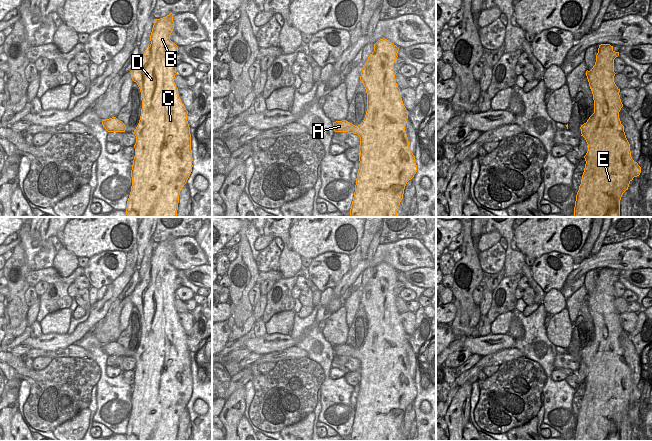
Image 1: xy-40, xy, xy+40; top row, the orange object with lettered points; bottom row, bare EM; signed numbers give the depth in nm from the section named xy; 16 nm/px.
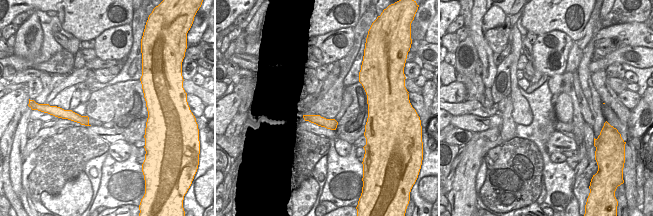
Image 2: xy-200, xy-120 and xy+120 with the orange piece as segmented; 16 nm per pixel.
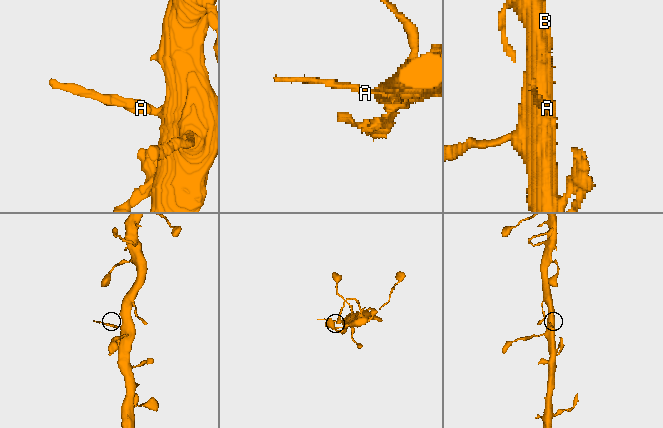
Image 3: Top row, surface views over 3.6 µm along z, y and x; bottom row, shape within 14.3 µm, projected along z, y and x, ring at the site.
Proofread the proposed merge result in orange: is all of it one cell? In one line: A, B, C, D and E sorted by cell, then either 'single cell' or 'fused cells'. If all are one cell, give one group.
A B C D E; single cell

